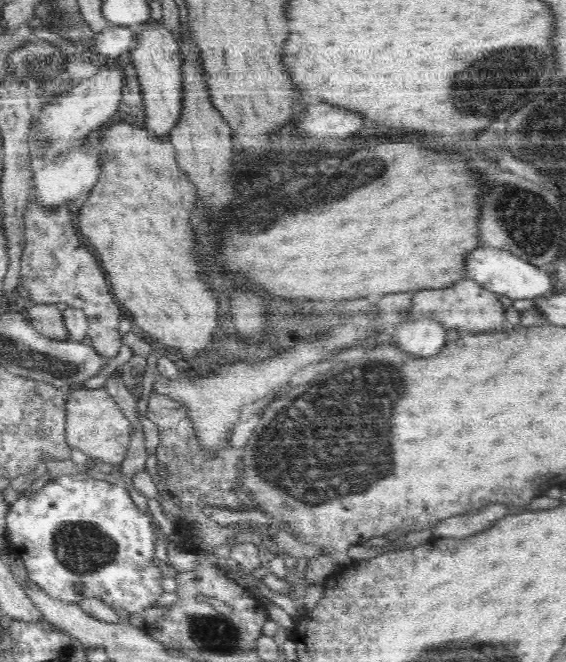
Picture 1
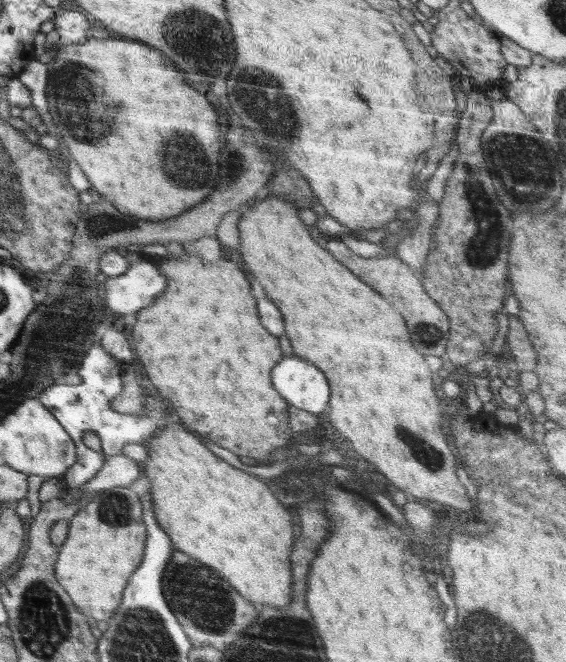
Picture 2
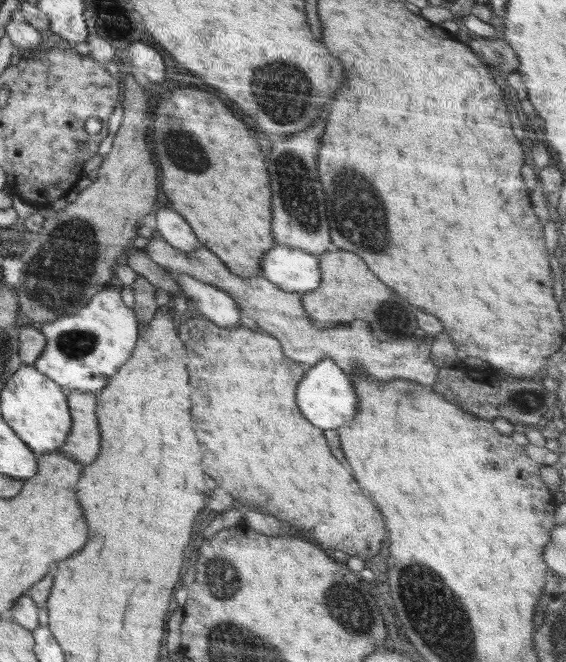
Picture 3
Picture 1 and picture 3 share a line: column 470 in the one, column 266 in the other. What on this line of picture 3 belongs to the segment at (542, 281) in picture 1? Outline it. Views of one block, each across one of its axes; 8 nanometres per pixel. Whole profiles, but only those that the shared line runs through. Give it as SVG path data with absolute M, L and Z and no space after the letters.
M276 246L262 257L262 276L286 292L314 290L322 280L318 256L299 248Z

